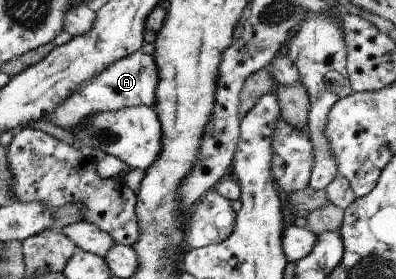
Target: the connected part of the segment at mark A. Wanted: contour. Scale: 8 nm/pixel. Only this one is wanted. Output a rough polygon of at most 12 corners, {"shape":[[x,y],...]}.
{"shape":[[138,51],[84,82],[44,120],[74,131],[102,112],[154,108],[157,60]]}

